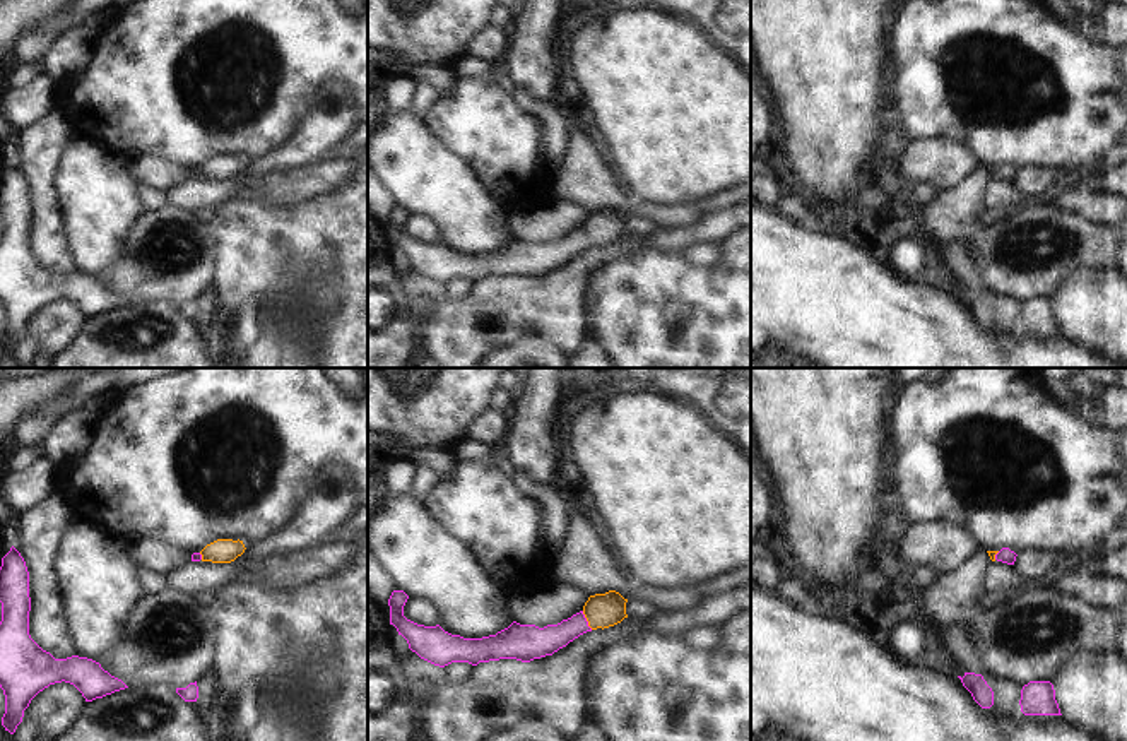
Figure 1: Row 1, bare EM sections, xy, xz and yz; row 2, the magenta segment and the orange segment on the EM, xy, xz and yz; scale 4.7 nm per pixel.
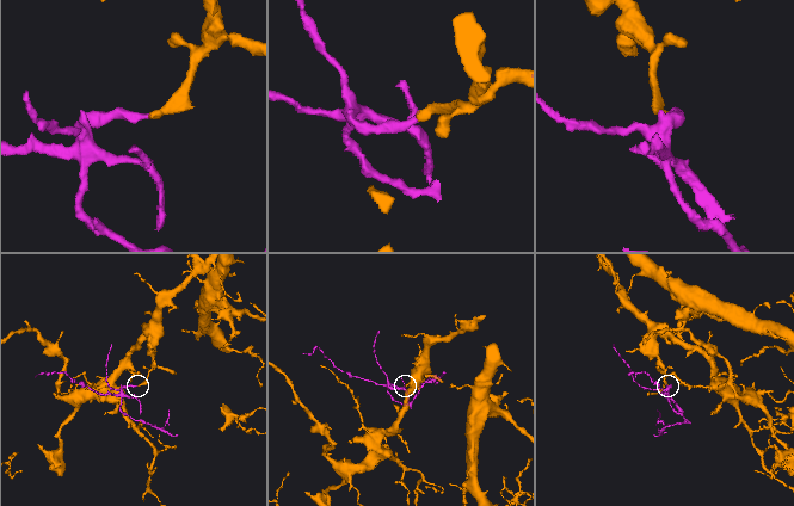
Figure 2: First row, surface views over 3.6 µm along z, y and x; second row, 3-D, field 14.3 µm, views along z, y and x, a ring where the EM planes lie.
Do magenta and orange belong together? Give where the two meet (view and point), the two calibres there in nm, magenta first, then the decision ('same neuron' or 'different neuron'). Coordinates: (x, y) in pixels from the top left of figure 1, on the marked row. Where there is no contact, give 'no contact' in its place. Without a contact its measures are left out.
meets magenta in xz at (585, 620); 140 nm thick on the magenta side, 160 nm on the other; same neuron

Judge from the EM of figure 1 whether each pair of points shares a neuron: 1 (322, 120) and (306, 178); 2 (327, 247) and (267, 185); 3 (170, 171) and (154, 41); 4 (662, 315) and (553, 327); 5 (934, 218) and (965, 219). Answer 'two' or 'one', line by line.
1: two
2: two
3: two
4: two
5: one

